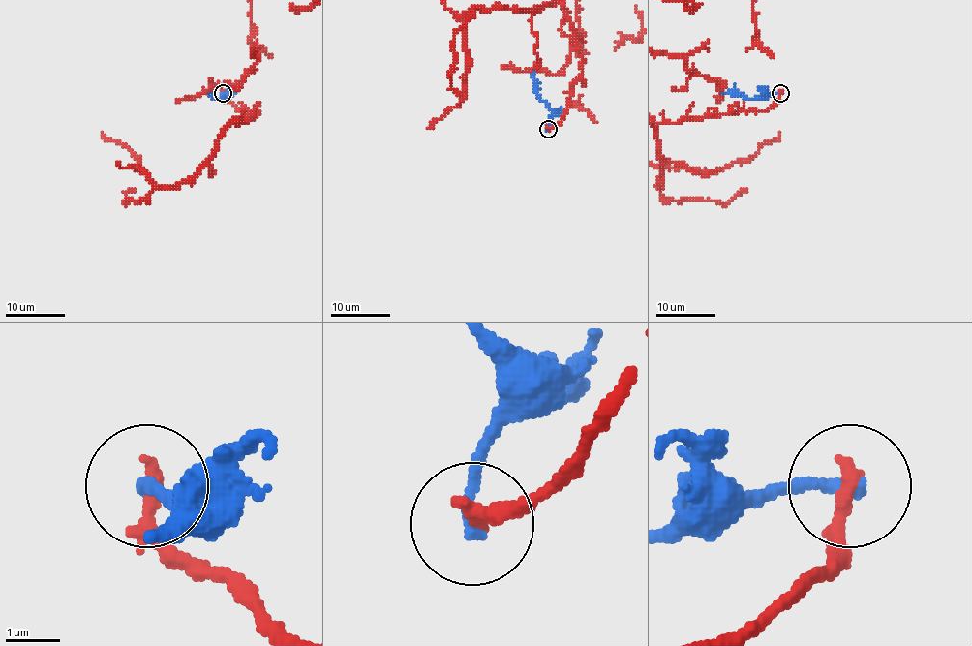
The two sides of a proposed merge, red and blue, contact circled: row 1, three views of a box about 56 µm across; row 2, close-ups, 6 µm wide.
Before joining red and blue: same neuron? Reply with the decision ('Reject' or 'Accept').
Reject

